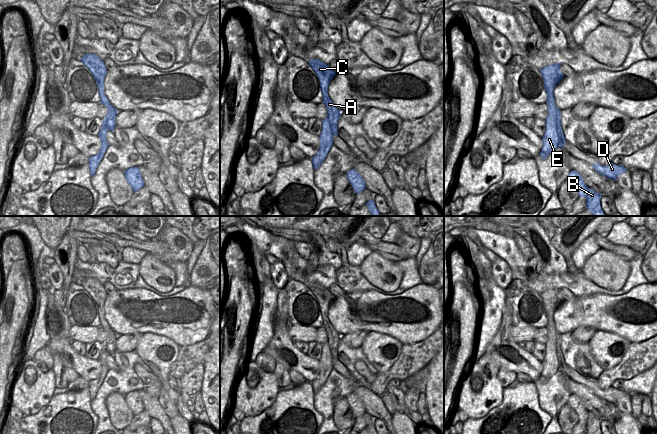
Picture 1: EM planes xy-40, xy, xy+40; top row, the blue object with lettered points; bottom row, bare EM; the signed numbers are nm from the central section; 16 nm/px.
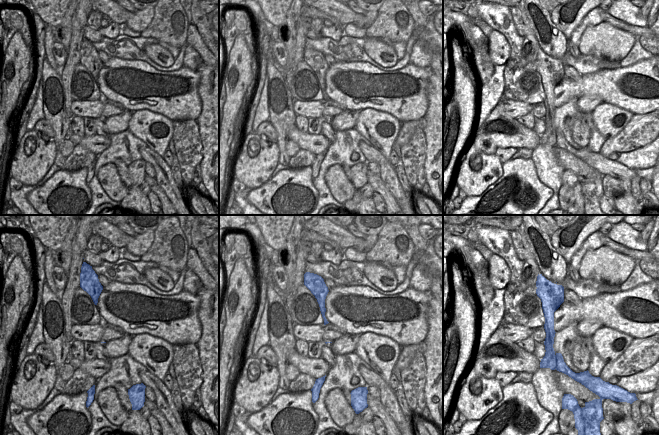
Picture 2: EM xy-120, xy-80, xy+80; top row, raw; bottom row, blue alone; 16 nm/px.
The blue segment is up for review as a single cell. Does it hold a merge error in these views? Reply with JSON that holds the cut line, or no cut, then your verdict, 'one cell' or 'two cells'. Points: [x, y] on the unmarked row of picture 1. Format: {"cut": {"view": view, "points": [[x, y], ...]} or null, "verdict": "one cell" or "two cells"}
{"cut": {"view": "xy+40", "points": [[548, 337], [554, 344], [559, 370]]}, "verdict": "two cells"}

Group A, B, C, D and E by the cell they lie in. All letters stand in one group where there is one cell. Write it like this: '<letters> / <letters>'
A B C D / E

